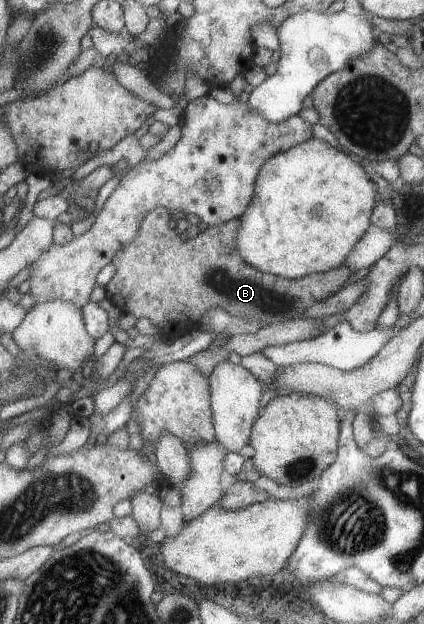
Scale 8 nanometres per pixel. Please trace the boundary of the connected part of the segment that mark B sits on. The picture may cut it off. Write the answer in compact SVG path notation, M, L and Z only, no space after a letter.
M164 208L151 209L141 220L132 243L116 254L113 259L115 272L107 285L106 297L110 298L123 313L131 313L135 318L146 317L158 329L164 342L171 342L182 336L184 329L196 329L203 313L210 308L222 308L228 315L246 321L257 321L262 326L298 318L306 307L326 299L332 293L346 286L353 269L338 266L324 273L314 272L301 278L288 279L267 274L254 269L239 256L235 248L239 219L232 218L218 227L208 227L192 239L180 241L170 229L170 212Z

